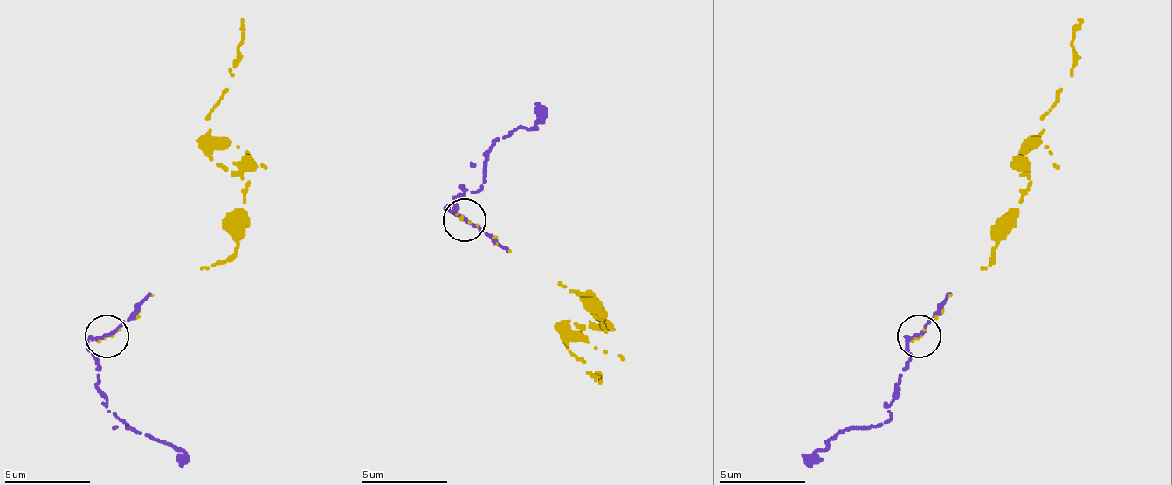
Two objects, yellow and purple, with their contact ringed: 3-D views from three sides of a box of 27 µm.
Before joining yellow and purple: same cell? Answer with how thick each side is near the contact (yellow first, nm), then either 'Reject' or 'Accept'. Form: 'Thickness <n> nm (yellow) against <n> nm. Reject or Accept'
Thickness 160 nm (yellow) against 220 nm. Accept

